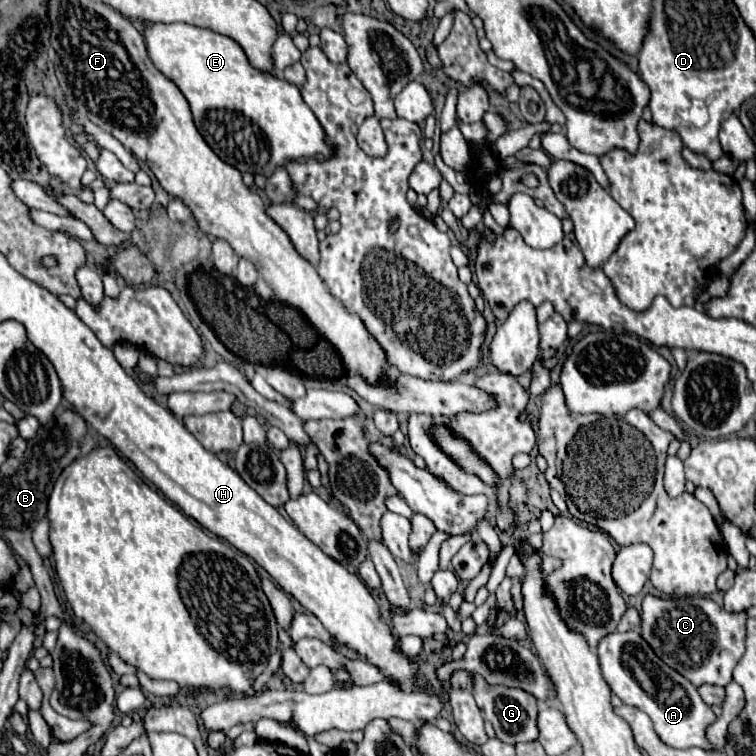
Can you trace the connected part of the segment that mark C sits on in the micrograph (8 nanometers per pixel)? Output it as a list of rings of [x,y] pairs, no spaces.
[[[643,597],[641,637],[649,643],[655,655],[689,679],[695,687],[721,685],[727,687],[733,679],[733,669],[745,655],[745,619],[747,613],[729,613],[709,597]]]

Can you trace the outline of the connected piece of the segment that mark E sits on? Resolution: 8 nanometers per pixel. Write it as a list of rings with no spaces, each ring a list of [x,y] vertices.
[[[143,21],[143,37],[149,59],[153,65],[181,89],[189,101],[195,127],[207,141],[207,145],[229,165],[237,167],[241,173],[261,173],[271,175],[277,165],[285,165],[291,159],[327,159],[331,149],[323,141],[323,129],[319,127],[317,117],[301,99],[301,93],[295,85],[277,79],[269,73],[253,69],[243,53],[243,49],[229,37],[219,35],[209,29],[199,29],[181,23],[149,23]]]

